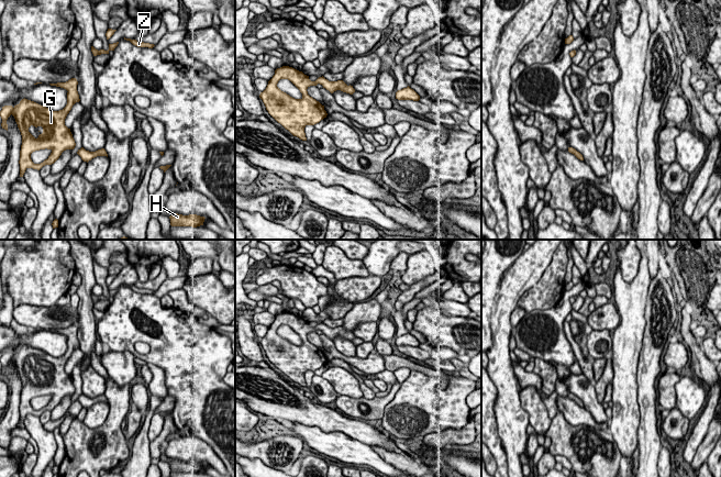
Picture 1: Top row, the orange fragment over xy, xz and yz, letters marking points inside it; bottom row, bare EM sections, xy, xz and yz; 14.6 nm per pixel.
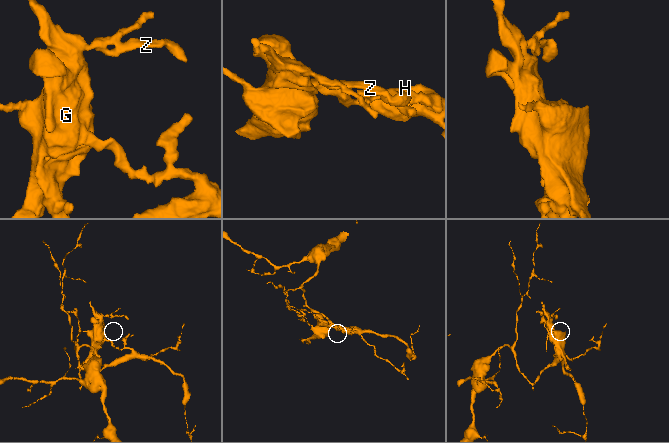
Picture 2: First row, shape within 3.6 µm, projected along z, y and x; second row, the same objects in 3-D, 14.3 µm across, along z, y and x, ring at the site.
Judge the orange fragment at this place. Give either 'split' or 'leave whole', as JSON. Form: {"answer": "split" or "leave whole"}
{"answer": "leave whole"}

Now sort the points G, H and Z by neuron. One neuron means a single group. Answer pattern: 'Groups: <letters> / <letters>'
Groups: G H Z

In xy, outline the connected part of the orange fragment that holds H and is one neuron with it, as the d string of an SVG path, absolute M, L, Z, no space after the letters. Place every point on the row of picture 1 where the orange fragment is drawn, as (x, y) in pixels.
M174 213L173 215L169 217L169 219L170 219L171 226L197 228L203 225L206 218L197 214L182 215L182 214Z

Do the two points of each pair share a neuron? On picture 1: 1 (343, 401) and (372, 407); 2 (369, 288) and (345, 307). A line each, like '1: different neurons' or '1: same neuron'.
1: same neuron
2: different neurons

